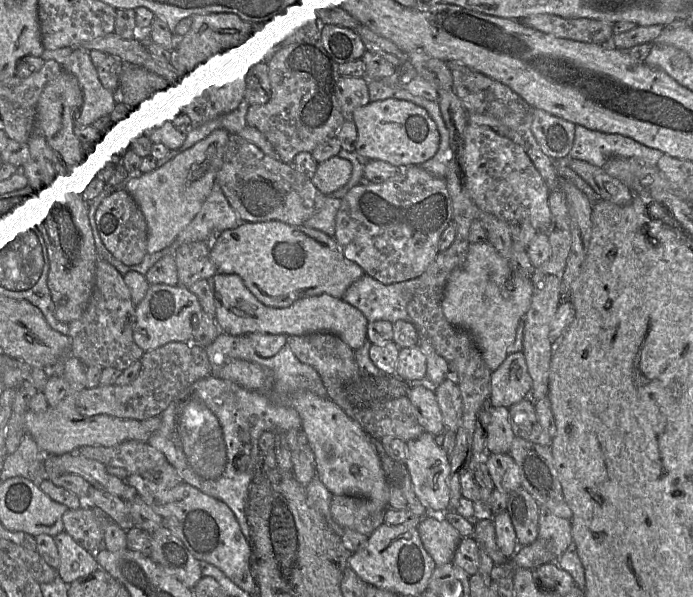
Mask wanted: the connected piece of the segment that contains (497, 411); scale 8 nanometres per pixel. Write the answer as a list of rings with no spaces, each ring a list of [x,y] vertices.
[[[488,403],[490,423],[488,426],[488,453],[509,453],[515,434],[510,423],[509,408],[493,407]]]

